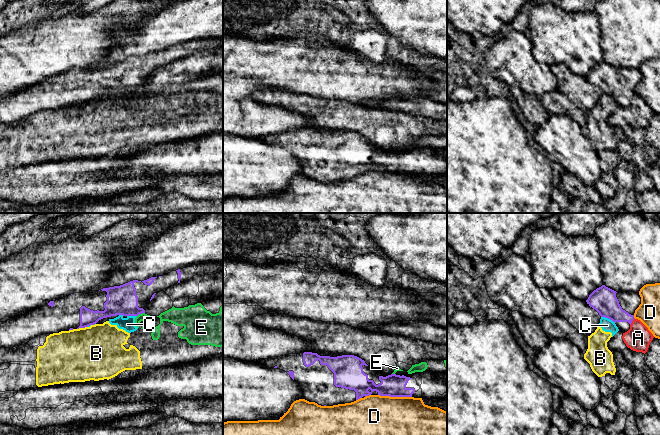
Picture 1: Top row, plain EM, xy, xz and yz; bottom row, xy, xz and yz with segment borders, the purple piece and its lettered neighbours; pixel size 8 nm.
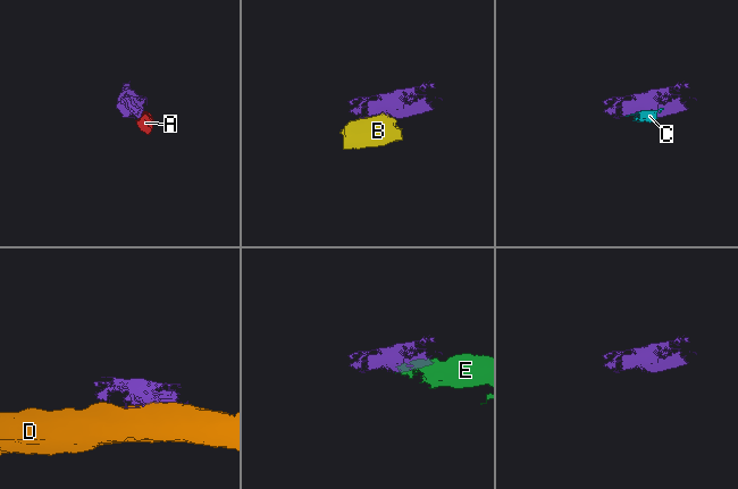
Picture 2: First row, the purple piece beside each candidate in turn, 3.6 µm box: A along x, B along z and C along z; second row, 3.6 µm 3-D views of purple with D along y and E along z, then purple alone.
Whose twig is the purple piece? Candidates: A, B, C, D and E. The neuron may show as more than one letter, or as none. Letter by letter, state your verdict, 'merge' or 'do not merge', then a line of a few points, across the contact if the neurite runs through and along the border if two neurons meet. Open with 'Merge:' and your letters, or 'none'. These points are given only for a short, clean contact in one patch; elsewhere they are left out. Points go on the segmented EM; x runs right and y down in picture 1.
Merge: none
A: do not merge; line yz (634, 318), (630, 325)
B: do not merge; line xy (87, 326), (77, 329)
C: do not merge
D: do not merge
E: do not merge

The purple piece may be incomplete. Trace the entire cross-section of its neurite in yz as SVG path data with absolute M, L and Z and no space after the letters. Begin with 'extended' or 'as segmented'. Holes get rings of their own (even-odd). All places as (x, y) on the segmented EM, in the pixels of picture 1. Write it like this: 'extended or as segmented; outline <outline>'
extended; outline M605 285L594 290L586 300L601 317L612 320L622 333L630 329L635 310L641 304L639 293L616 292Z

